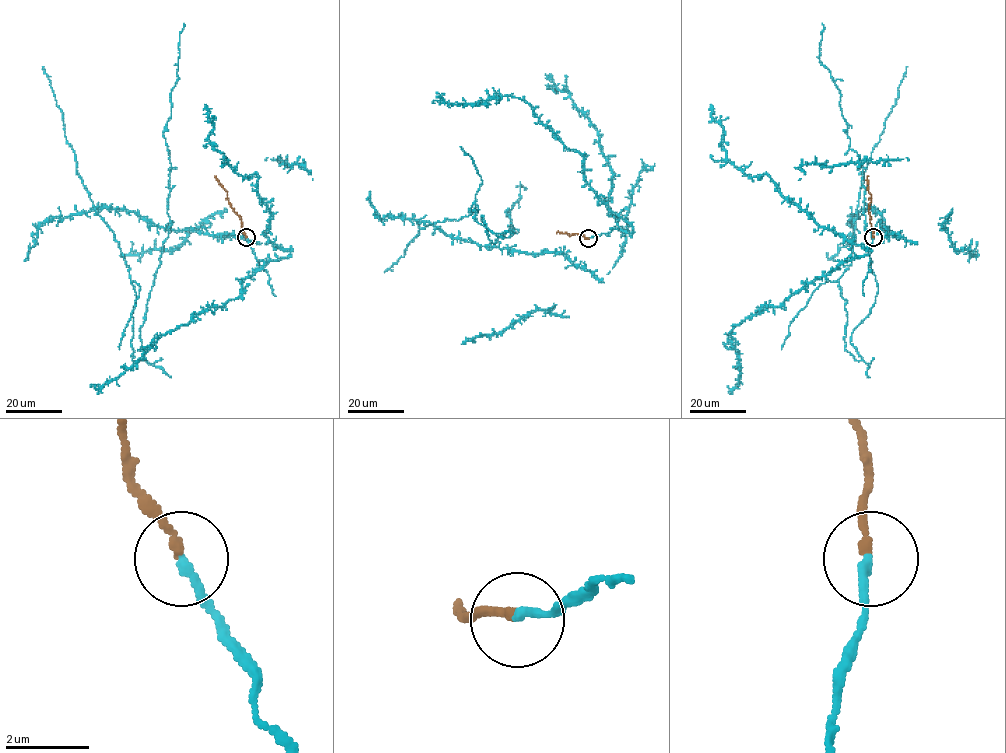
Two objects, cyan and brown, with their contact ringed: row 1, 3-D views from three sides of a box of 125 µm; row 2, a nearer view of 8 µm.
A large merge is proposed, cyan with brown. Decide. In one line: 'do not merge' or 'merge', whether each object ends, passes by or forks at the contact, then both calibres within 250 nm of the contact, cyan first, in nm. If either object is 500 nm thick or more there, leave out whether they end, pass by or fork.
do not merge; cyan ends there; brown ends there; 240 nm thick on the cyan side, 200 nm on the other

